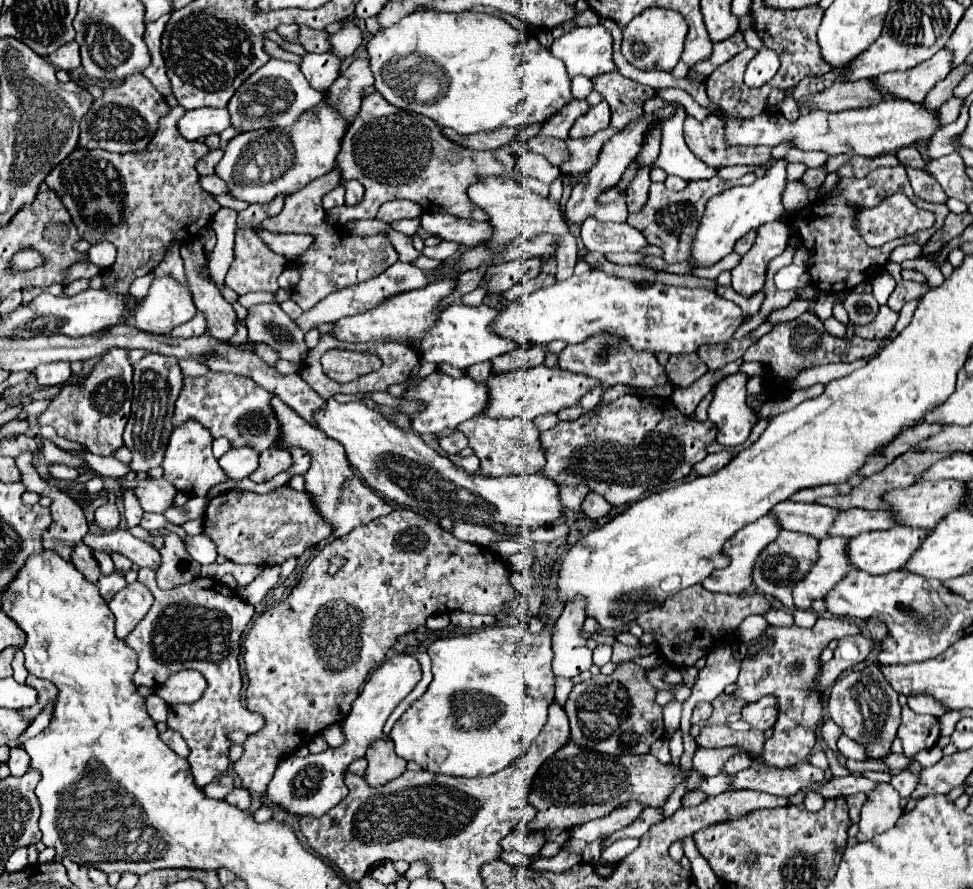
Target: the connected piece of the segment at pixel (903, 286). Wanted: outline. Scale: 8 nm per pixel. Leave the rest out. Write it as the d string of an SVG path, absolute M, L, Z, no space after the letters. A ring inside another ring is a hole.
M901 281L897 283L895 291L891 293L887 305L893 309L893 311L899 311L907 301L913 301L913 299L919 299L921 295L925 295L925 291L929 291L929 283L917 283L917 281Z

